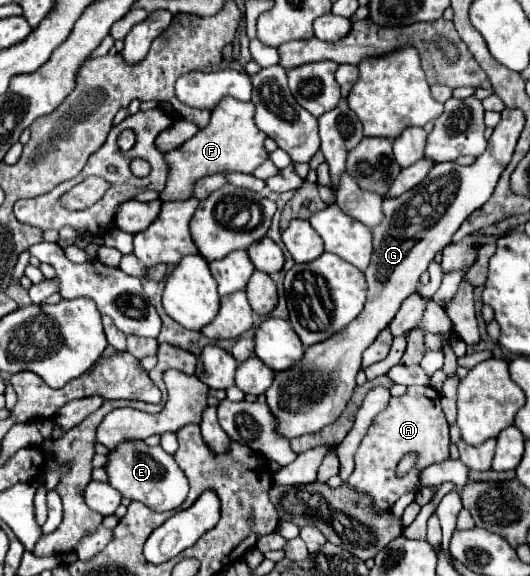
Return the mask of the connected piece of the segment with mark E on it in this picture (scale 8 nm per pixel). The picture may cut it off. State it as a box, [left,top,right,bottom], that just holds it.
[105,442,189,512]

